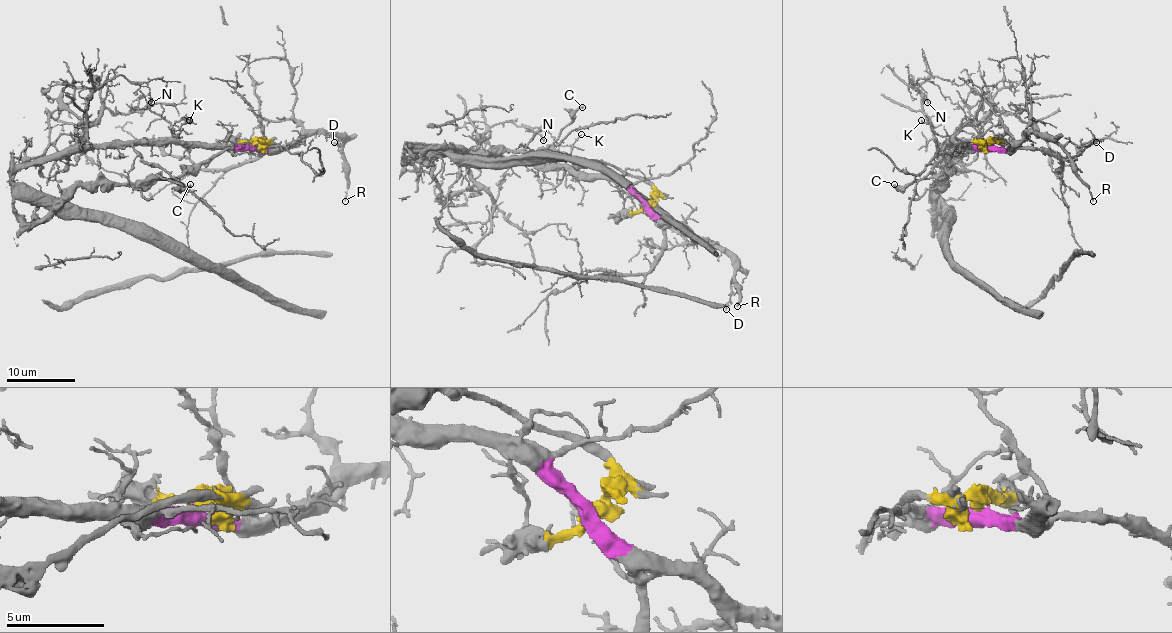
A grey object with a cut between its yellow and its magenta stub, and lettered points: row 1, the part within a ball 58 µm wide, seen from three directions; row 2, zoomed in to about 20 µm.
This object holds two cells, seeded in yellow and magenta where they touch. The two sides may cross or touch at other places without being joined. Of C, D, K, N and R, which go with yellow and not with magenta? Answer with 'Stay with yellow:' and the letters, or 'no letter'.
Stay with yellow: C

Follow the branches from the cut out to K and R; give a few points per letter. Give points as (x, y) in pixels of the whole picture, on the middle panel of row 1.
K: (644, 203), (611, 180), (580, 179), (565, 163), (572, 144), (580, 134)
R: (644, 203), (660, 215), (685, 225), (699, 237), (711, 241), (727, 254), (734, 266), (737, 306)

